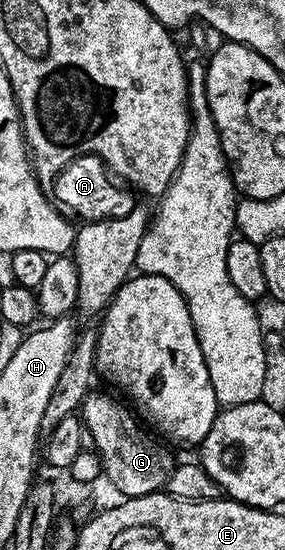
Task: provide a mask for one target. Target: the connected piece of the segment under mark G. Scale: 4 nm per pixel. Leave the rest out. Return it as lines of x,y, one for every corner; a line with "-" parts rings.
92,392
81,406
81,421
89,434
90,444
102,461
102,476
108,477
112,487
123,493
119,495
124,498
160,492
175,469
177,458
158,436
152,435
140,424
136,414
122,400
119,401
114,401
107,393

